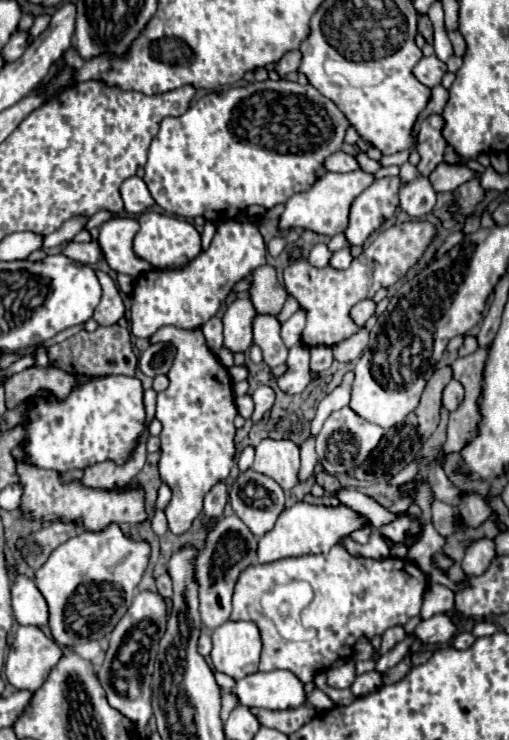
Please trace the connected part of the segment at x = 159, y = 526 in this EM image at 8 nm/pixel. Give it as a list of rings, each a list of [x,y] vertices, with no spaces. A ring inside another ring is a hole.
[[[157,510],[151,519],[151,527],[156,535],[165,534],[168,530],[167,519],[164,511]]]

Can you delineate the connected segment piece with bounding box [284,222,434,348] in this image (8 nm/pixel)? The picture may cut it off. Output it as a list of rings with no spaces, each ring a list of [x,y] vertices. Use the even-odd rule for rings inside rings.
[[[404,222],[378,234],[378,238],[368,244],[346,270],[336,270],[332,266],[314,268],[306,258],[292,262],[284,270],[284,288],[290,296],[296,298],[300,308],[306,310],[306,328],[302,332],[302,344],[308,348],[336,346],[336,342],[342,342],[359,331],[360,327],[349,317],[351,308],[364,298],[372,298],[378,288],[392,286],[396,280],[400,280],[410,270],[410,266],[418,262],[432,238],[434,226],[430,222]]]

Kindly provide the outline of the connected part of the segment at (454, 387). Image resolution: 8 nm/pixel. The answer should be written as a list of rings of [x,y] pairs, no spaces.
[[[448,384],[442,392],[442,404],[452,412],[458,408],[458,404],[462,402],[464,398],[464,388],[462,384]]]

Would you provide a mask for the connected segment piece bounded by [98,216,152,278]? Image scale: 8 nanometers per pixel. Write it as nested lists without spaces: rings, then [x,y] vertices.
[[[114,216],[100,226],[98,246],[110,264],[112,270],[138,278],[148,272],[152,266],[146,260],[140,260],[132,252],[132,236],[136,236],[136,220],[126,216]]]

